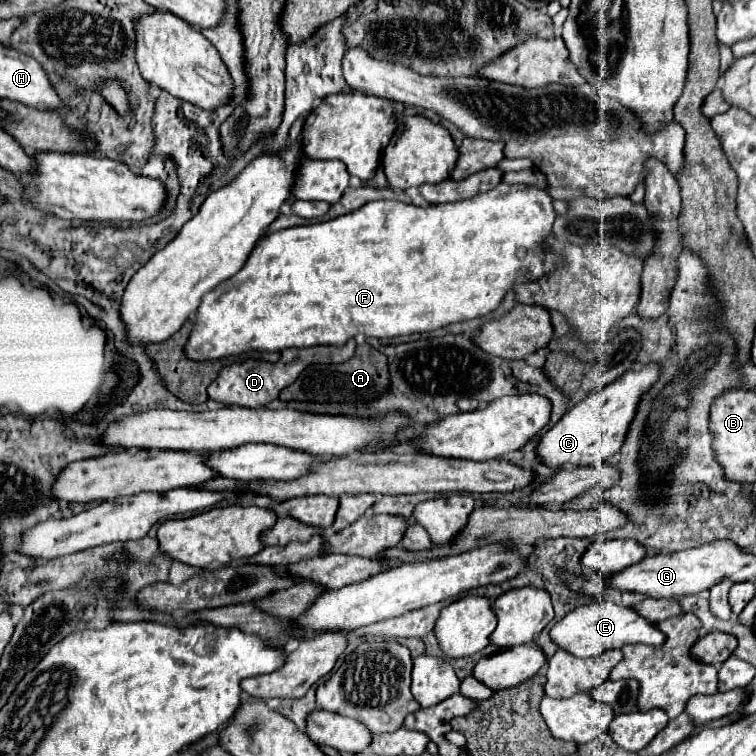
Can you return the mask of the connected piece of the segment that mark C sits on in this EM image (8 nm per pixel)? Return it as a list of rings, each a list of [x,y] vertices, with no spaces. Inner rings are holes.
[[[649,362],[641,370],[627,370],[627,374],[619,376],[609,386],[587,394],[581,402],[577,402],[565,416],[541,438],[537,446],[539,458],[549,466],[563,466],[563,464],[601,464],[613,458],[629,432],[629,426],[637,414],[641,398],[657,384],[661,378],[661,364]]]

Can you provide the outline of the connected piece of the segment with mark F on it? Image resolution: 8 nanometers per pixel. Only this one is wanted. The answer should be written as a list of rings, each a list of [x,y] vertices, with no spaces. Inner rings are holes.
[[[499,182],[493,190],[481,192],[473,198],[459,200],[459,202],[447,202],[447,204],[429,204],[427,208],[419,208],[413,204],[405,204],[399,200],[375,200],[367,202],[365,206],[357,208],[355,212],[337,216],[327,222],[319,224],[309,224],[309,226],[295,226],[295,228],[285,228],[279,232],[273,232],[259,240],[251,256],[247,258],[245,266],[225,282],[221,282],[215,290],[203,296],[201,308],[195,318],[195,328],[187,340],[187,356],[195,360],[215,360],[223,356],[237,356],[247,350],[265,350],[265,352],[281,352],[285,348],[307,348],[307,346],[319,346],[319,344],[329,344],[329,346],[343,346],[349,338],[355,336],[355,332],[365,334],[367,338],[393,338],[393,336],[405,336],[405,334],[415,334],[415,332],[431,332],[437,328],[443,328],[453,322],[463,322],[479,316],[487,316],[493,310],[499,308],[503,302],[505,294],[513,290],[519,284],[535,282],[543,276],[549,276],[557,272],[559,268],[567,266],[567,260],[553,252],[547,250],[547,238],[553,236],[553,222],[557,220],[557,212],[553,208],[553,198],[545,188],[537,186],[527,186],[527,184],[505,184]]]

